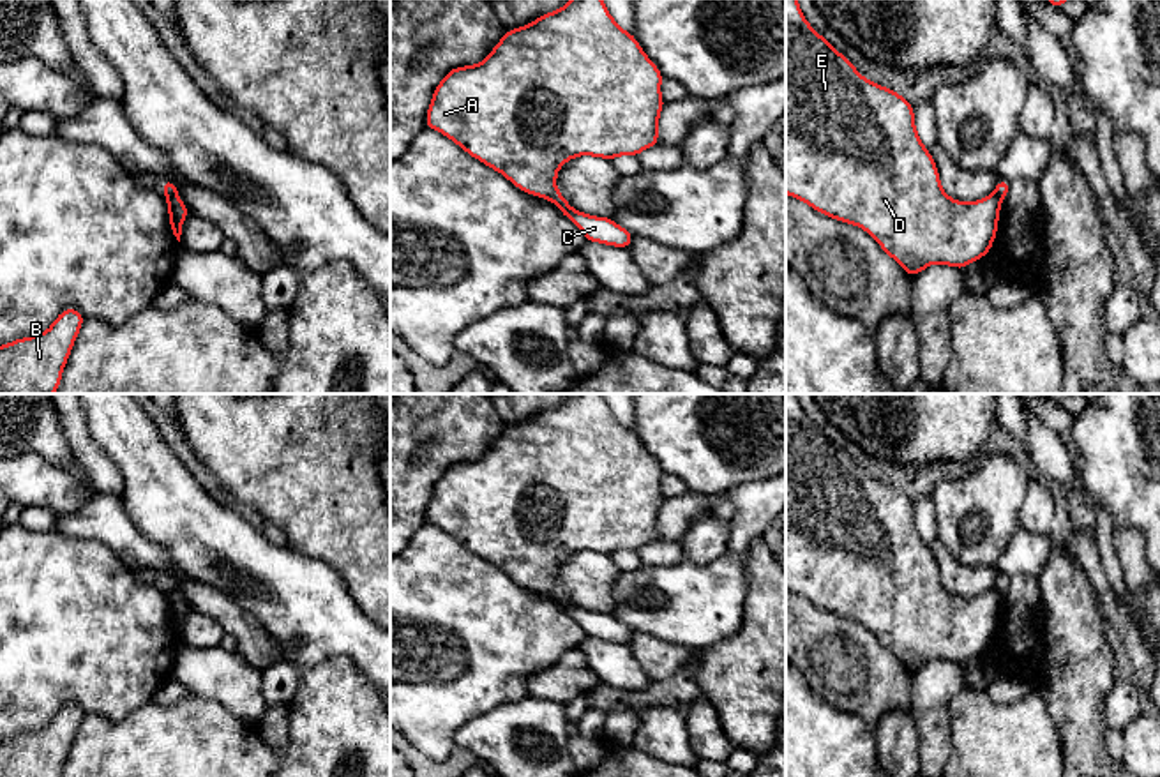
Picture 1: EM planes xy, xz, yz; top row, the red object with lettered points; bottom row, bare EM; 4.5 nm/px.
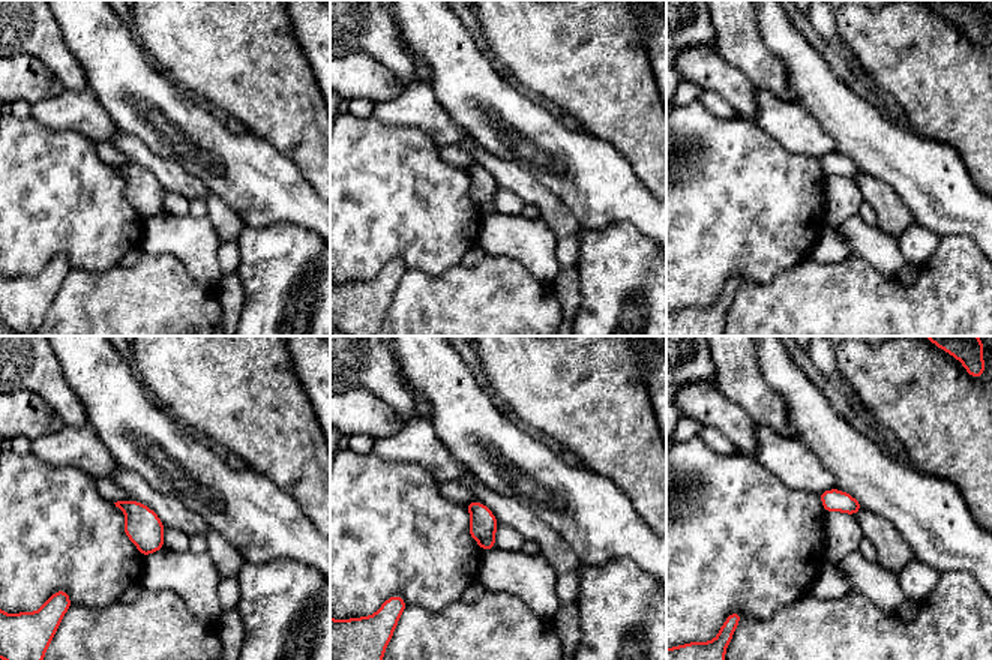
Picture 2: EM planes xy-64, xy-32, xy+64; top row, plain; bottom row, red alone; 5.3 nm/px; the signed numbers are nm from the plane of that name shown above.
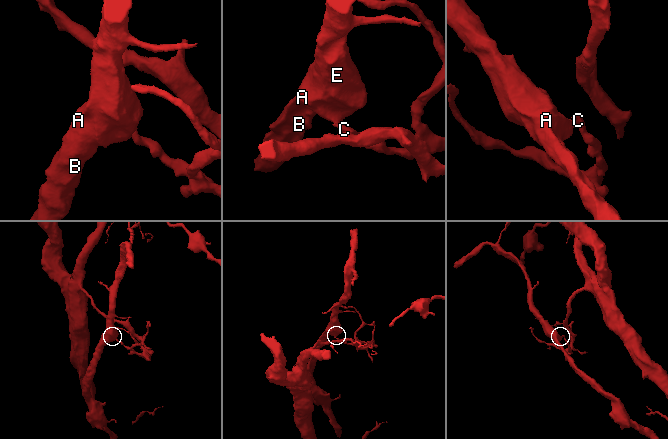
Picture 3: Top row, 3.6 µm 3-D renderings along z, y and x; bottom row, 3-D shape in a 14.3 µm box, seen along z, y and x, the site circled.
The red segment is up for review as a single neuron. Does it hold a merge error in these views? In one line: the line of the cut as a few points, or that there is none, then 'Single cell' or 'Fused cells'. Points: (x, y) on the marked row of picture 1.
Split along xy (177, 195), (166, 198). Fused cells

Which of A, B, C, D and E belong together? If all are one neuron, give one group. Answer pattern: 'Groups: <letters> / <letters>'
Groups: A B D E / C

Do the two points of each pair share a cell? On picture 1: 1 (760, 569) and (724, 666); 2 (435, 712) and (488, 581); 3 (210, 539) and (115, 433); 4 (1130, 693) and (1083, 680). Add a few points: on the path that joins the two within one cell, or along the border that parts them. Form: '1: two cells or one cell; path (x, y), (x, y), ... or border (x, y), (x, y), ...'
1: one cell; path (760, 594), (760, 631), (749, 641)
2: one cell; path (467, 680), (474, 673), (474, 613)
3: one cell; path (184, 512), (156, 484), (142, 460)
4: two cells; border (1116, 678), (1104, 700), (1104, 726)

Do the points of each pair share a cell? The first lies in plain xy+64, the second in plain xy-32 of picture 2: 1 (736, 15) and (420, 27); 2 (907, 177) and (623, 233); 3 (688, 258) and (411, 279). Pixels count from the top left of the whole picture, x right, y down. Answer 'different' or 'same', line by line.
1: different
2: different
3: different

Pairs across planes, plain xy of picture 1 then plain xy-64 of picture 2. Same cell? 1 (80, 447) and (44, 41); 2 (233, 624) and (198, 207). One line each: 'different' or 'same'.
1: same
2: different

